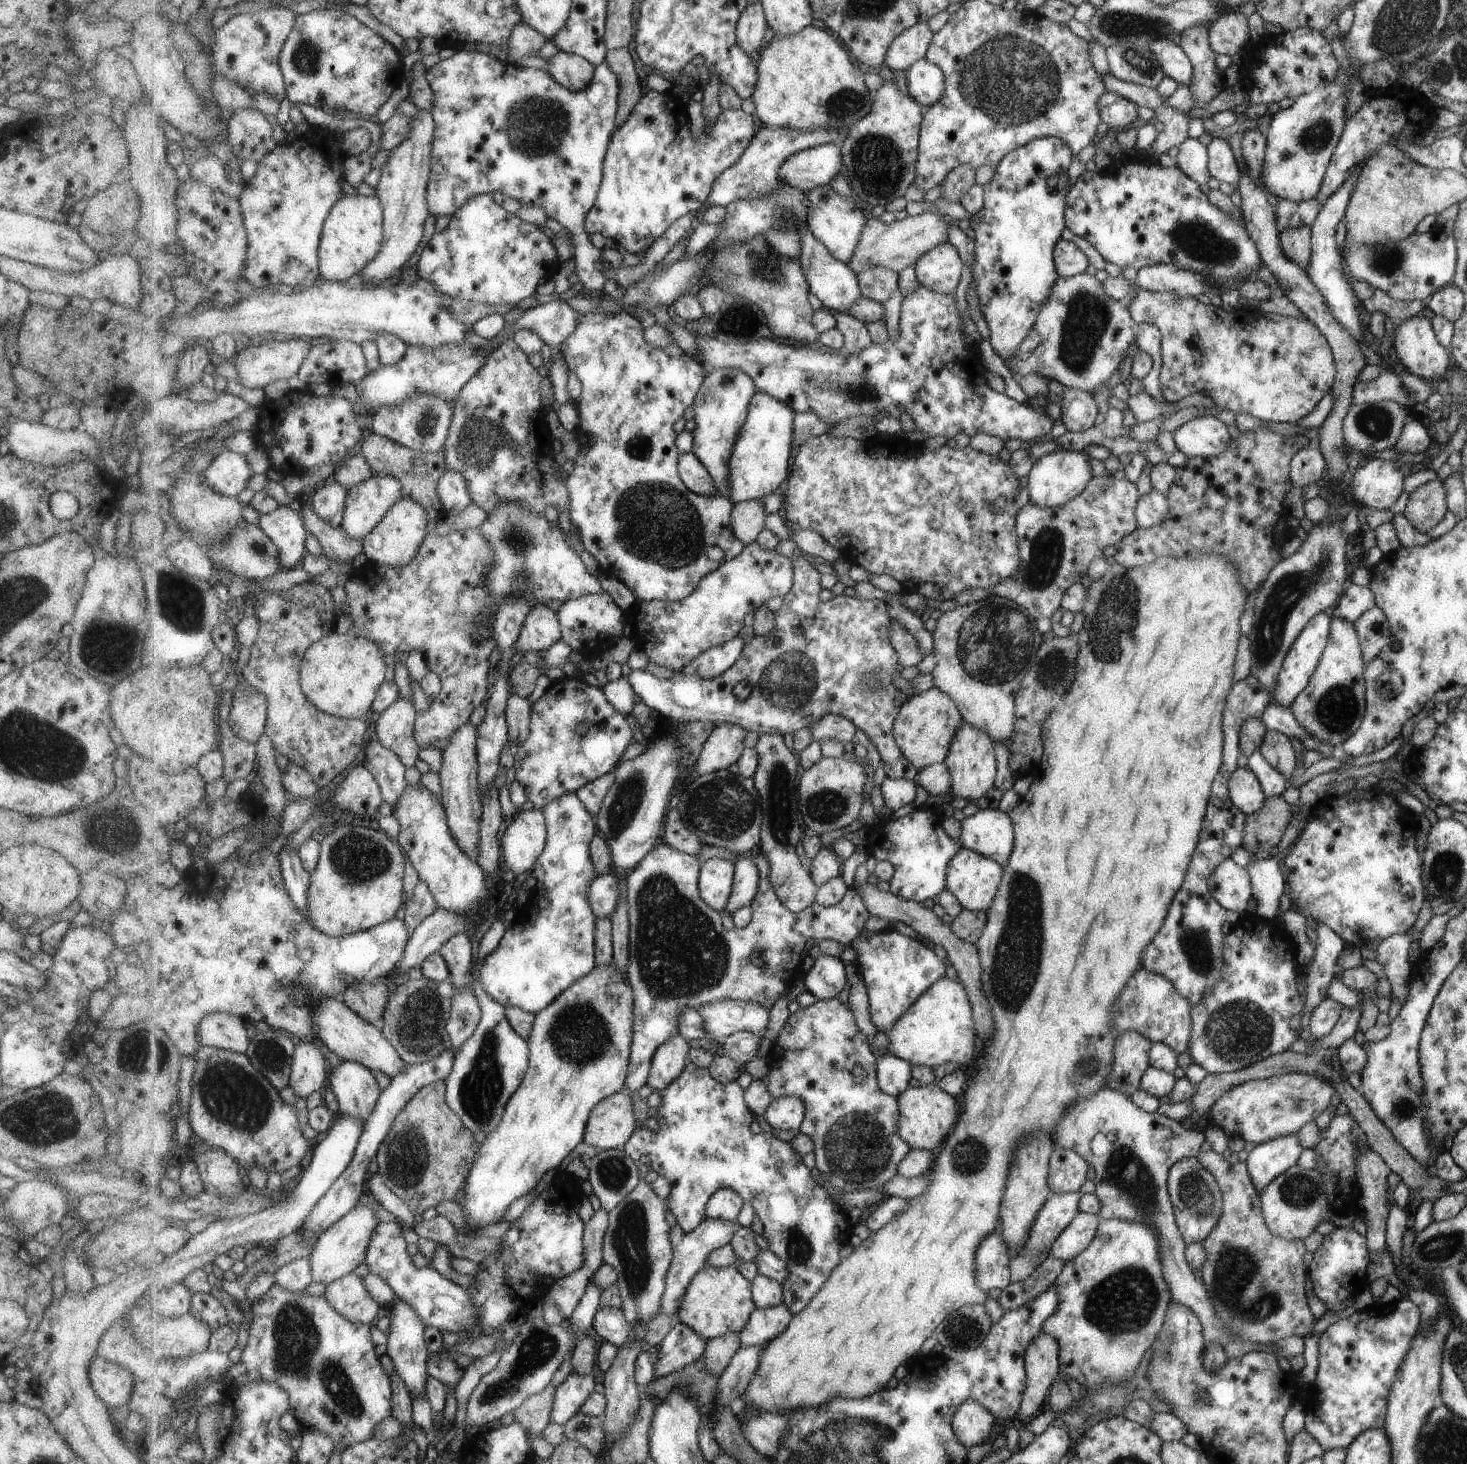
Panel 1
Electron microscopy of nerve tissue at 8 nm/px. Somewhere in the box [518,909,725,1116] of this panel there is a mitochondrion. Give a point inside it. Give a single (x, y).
(579, 1035)

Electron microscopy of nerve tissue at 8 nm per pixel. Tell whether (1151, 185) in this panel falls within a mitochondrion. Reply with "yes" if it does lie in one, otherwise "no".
no

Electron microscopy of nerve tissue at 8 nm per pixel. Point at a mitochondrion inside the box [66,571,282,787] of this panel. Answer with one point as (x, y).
(105, 646)

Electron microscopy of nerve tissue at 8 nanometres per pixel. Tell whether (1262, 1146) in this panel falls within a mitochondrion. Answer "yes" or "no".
no

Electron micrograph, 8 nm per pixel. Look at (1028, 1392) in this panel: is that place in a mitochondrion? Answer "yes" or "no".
no

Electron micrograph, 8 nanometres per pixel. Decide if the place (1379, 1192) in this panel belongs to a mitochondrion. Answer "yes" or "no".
no

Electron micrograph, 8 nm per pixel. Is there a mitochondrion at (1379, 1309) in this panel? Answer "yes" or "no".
no

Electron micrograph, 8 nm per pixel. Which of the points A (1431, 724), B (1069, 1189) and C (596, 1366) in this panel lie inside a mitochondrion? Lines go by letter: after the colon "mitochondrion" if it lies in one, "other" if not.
A: other
B: other
C: other

